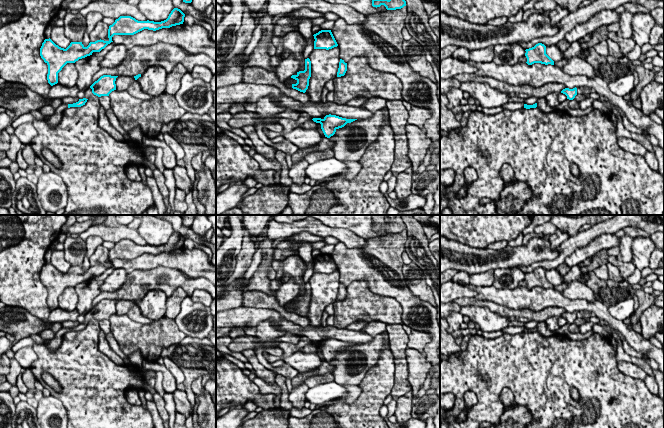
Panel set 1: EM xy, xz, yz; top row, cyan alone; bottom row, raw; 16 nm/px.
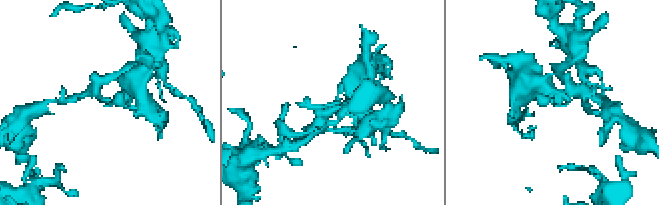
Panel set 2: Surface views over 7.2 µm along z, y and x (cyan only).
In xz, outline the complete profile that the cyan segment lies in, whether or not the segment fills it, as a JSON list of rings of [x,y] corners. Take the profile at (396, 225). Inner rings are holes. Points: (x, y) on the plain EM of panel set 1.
[[[373,215],[373,231],[384,229],[387,234],[401,233],[406,230],[401,215]]]

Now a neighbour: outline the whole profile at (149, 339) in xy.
[[[117,314],[112,315],[109,321],[110,332],[121,351],[126,356],[139,351],[148,362],[157,362],[164,348],[178,344],[186,337],[175,320],[165,316],[149,324],[141,324],[127,315]]]

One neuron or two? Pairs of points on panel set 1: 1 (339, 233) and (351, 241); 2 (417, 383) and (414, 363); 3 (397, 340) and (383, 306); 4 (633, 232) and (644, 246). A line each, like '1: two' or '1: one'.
1: one
2: one
3: two
4: two

